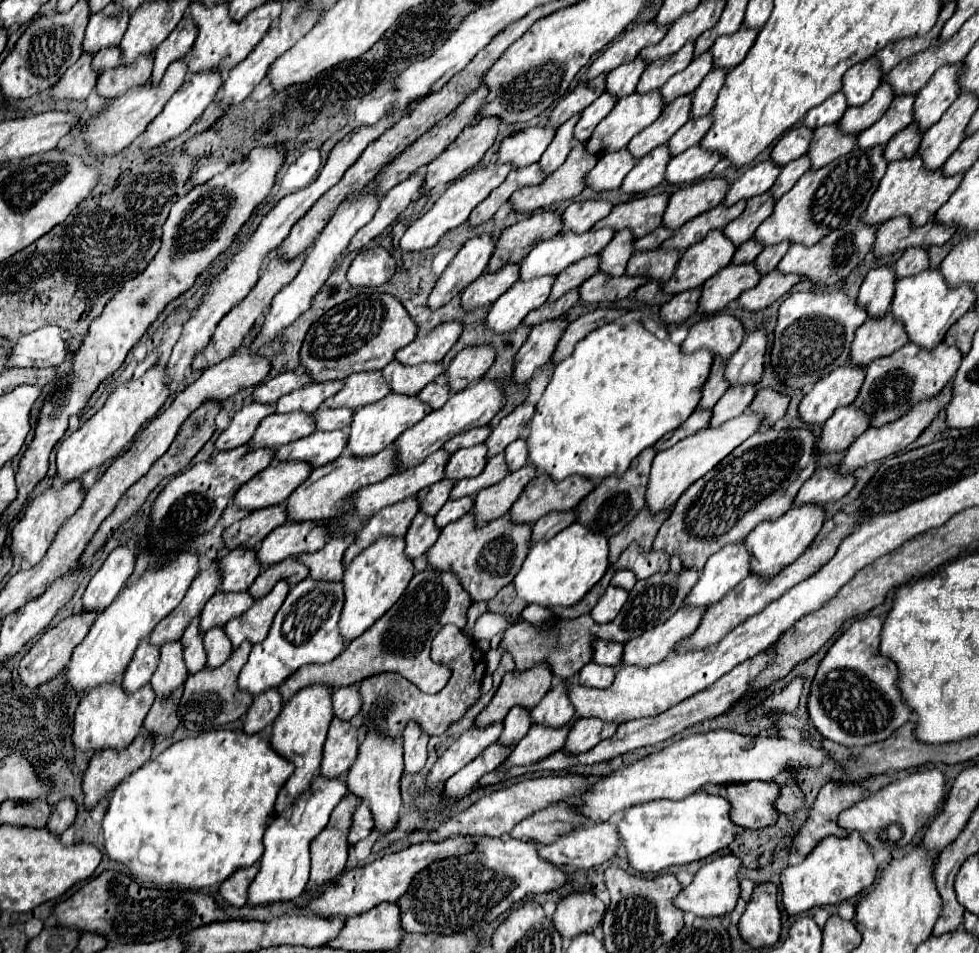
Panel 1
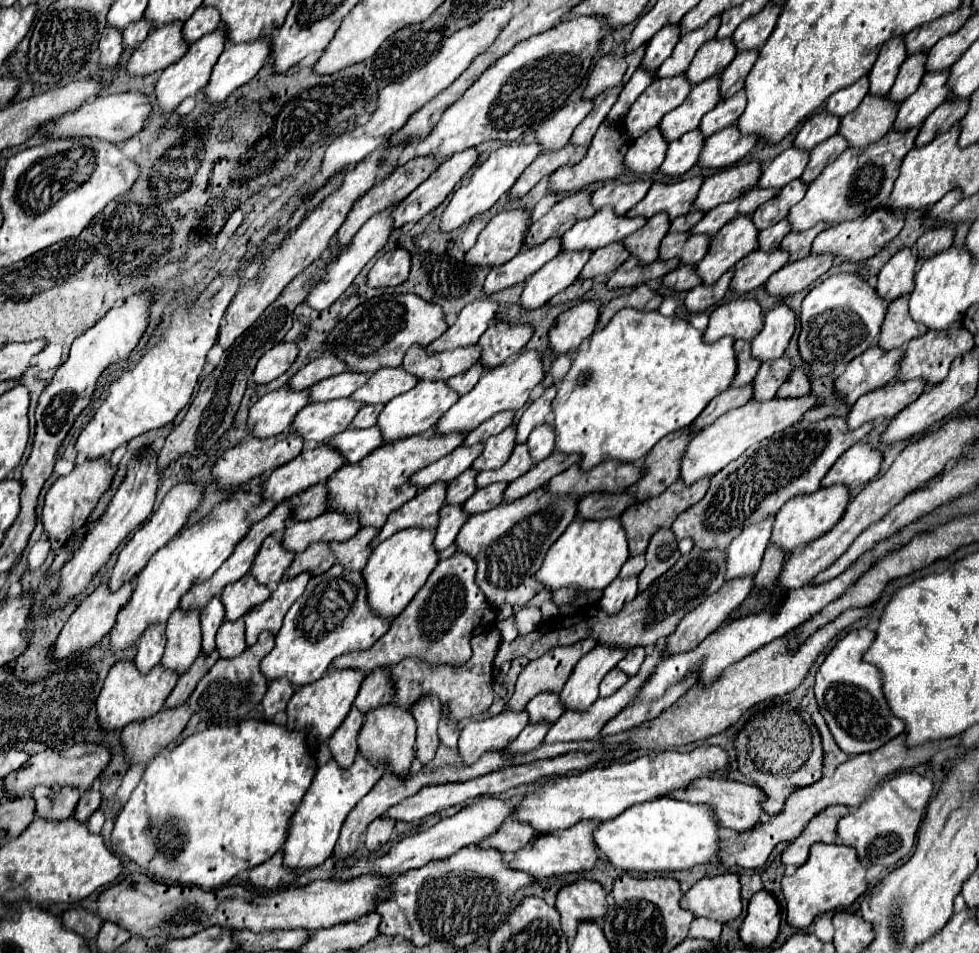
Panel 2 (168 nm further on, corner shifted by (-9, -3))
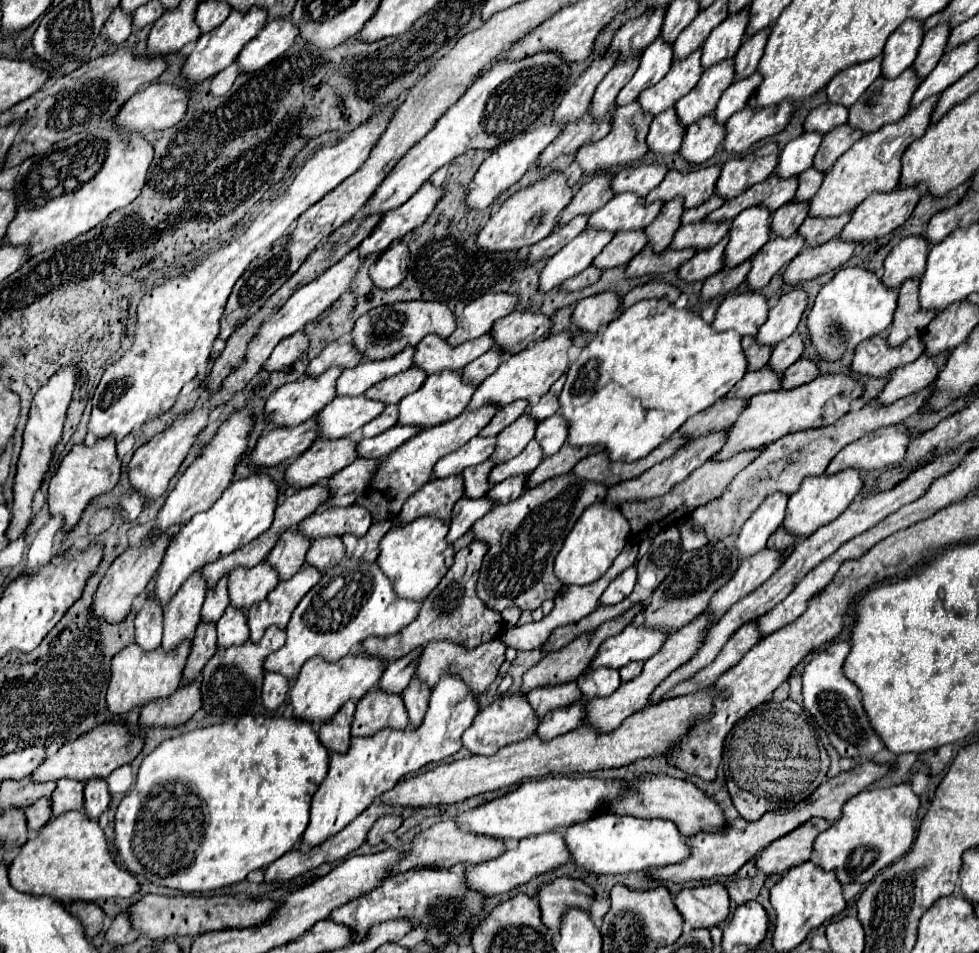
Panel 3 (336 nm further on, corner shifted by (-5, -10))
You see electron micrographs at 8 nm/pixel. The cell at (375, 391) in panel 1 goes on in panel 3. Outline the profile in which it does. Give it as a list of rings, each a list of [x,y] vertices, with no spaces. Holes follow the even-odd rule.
[[[410,368],[406,372],[400,372],[392,378],[386,378],[374,384],[364,392],[364,396],[370,400],[380,400],[384,404],[398,404],[404,396],[416,392],[424,380],[426,380],[426,374],[422,370]]]

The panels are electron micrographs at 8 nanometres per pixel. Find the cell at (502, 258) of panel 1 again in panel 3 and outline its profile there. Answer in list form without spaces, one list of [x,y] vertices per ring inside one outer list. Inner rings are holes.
[[[606,172],[596,174],[592,180],[582,184],[582,188],[570,200],[568,208],[564,208],[558,228],[568,224],[578,214],[588,214],[590,216],[592,212],[600,210],[612,196],[614,196],[614,192],[610,190],[610,176]]]

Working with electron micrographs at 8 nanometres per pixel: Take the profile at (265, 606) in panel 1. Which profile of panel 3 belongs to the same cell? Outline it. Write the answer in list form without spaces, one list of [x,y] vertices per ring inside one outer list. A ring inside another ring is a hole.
[[[304,566],[290,580],[278,582],[278,586],[268,594],[268,598],[264,602],[254,604],[248,610],[250,640],[258,642],[264,636],[266,628],[270,628],[270,626],[286,628],[292,610],[318,580],[320,580],[320,572],[312,566]]]

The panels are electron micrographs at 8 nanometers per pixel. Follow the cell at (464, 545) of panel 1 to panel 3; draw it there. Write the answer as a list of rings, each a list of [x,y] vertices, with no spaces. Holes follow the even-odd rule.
[[[564,474],[526,490],[510,504],[494,506],[484,518],[480,518],[470,528],[474,540],[488,544],[476,584],[480,600],[490,610],[504,612],[508,608],[536,610],[544,600],[554,598],[562,588],[560,580],[554,576],[554,558],[580,514],[588,506],[602,502],[606,490],[608,488],[602,484]]]

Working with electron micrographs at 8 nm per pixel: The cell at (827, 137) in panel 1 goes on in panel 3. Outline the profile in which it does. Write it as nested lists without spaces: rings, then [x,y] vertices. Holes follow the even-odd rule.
[[[912,68],[904,70],[896,80],[886,80],[886,78],[876,78],[870,88],[864,92],[864,96],[860,96],[860,100],[850,108],[850,114],[848,114],[848,124],[852,128],[858,128],[862,130],[864,134],[870,134],[870,132],[876,132],[878,128],[882,128],[884,124],[892,124],[892,122],[898,122],[906,112],[908,112],[908,102],[914,94],[914,90],[918,88],[920,80],[918,76],[912,72]]]

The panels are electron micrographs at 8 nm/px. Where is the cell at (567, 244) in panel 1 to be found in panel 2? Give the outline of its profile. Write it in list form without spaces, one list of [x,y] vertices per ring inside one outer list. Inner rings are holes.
[[[606,205],[598,209],[592,217],[576,221],[576,225],[564,233],[562,251],[576,251],[576,249],[596,251],[604,245],[628,237],[642,225],[646,225],[646,217],[630,219],[626,215],[616,215],[612,205]]]

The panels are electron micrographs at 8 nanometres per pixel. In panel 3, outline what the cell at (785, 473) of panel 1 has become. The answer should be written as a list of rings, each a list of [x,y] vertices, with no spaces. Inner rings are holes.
[[[924,388],[922,392],[906,396],[904,400],[898,400],[896,404],[890,406],[876,406],[868,402],[864,408],[856,412],[846,412],[840,420],[836,420],[836,424],[794,432],[764,446],[764,450],[744,470],[740,470],[736,478],[732,478],[732,484],[728,484],[728,488],[716,500],[710,500],[708,504],[696,508],[686,518],[686,522],[692,522],[696,530],[702,528],[710,542],[718,542],[720,538],[724,540],[726,536],[736,534],[742,528],[742,524],[748,520],[748,516],[752,516],[752,512],[766,500],[766,496],[770,496],[772,492],[784,492],[786,496],[794,494],[804,478],[824,474],[830,460],[850,442],[866,436],[868,432],[874,432],[876,428],[898,424],[904,418],[912,416],[920,406],[924,406],[930,392],[932,388]]]

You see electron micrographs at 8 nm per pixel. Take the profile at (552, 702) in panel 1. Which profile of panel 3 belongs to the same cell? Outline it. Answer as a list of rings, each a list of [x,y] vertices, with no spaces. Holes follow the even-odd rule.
[[[628,624],[618,636],[608,638],[600,646],[596,660],[592,660],[588,670],[602,668],[602,666],[618,670],[628,662],[648,660],[662,648],[666,636],[668,634],[664,630],[648,630],[644,626]]]

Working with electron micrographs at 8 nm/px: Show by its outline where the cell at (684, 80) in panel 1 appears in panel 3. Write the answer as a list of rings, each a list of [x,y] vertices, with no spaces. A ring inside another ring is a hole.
[[[744,8],[736,16],[728,16],[720,26],[716,26],[716,30],[702,44],[700,64],[704,70],[720,64],[722,60],[734,58],[734,54],[742,44],[746,24],[748,24],[748,8]]]

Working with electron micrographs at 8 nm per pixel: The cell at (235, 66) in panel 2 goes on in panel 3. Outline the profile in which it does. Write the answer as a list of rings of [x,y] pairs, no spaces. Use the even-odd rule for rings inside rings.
[[[290,18],[272,20],[268,22],[252,42],[248,42],[240,56],[236,56],[234,64],[238,72],[256,72],[262,70],[266,64],[276,60],[284,50],[288,50],[298,36],[298,30],[292,26]]]

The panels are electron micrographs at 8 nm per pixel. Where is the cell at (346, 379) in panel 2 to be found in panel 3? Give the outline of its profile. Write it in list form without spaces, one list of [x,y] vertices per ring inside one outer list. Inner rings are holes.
[[[412,348],[392,356],[392,360],[374,360],[360,362],[352,370],[342,370],[342,376],[336,380],[336,396],[360,396],[376,382],[390,378],[398,372],[404,372],[412,366]]]

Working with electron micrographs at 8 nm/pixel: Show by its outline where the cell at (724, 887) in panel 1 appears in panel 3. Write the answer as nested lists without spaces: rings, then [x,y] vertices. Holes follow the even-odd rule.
[[[724,884],[684,888],[674,904],[692,928],[720,926],[730,914],[730,900]]]

